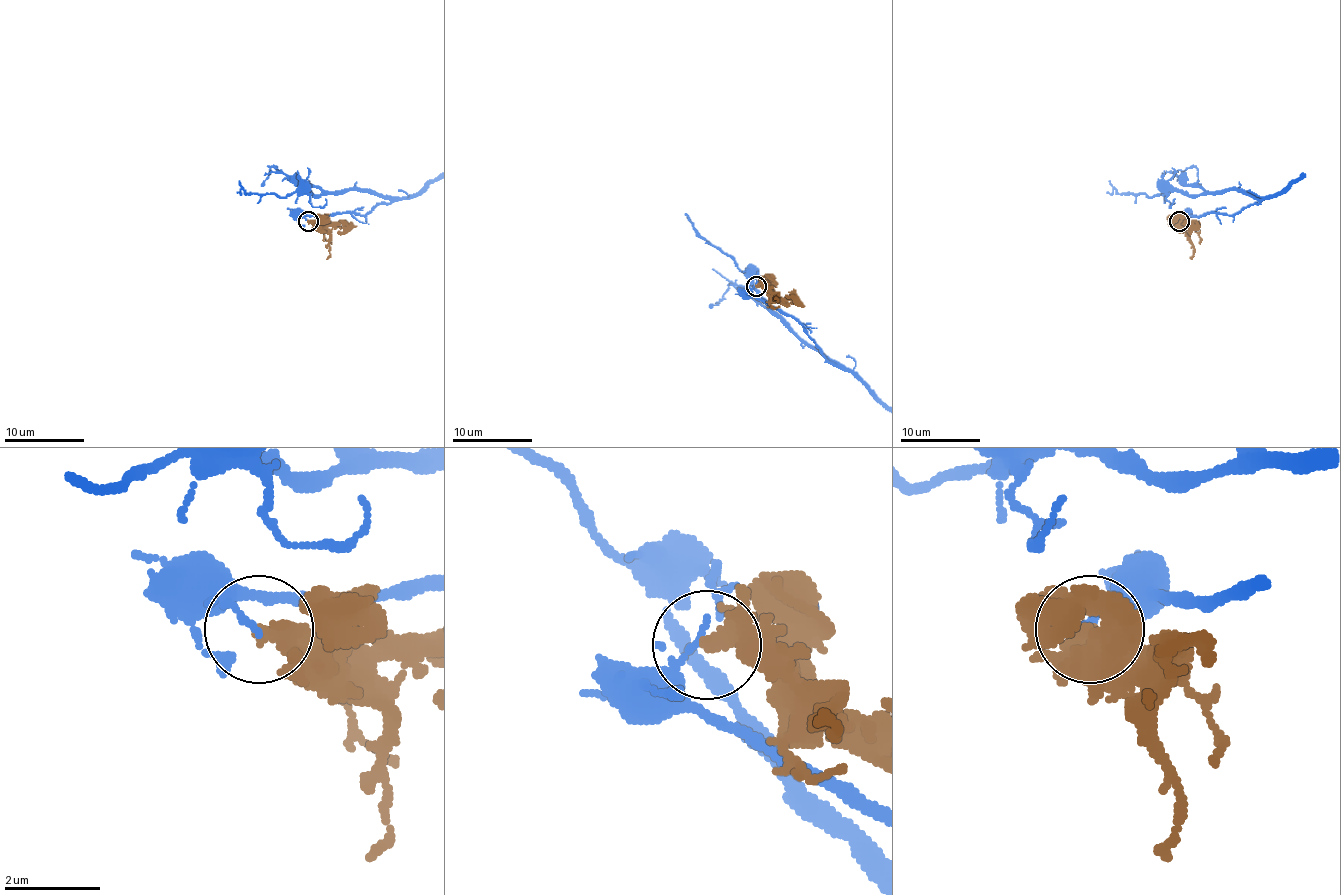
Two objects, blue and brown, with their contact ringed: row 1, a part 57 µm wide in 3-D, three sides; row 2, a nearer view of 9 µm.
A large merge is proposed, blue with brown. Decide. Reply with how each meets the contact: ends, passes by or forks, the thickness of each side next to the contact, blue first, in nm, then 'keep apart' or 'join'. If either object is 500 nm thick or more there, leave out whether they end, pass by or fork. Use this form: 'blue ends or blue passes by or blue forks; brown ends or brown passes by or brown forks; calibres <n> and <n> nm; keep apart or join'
blue passes by; brown ends; calibres 90 and 420 nm; keep apart

